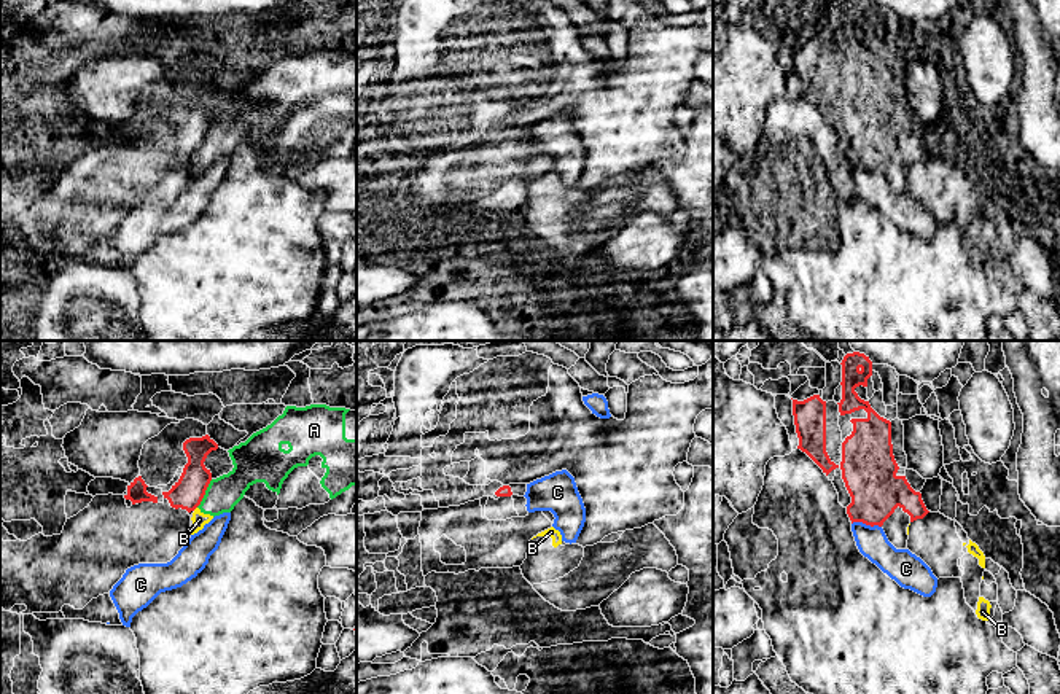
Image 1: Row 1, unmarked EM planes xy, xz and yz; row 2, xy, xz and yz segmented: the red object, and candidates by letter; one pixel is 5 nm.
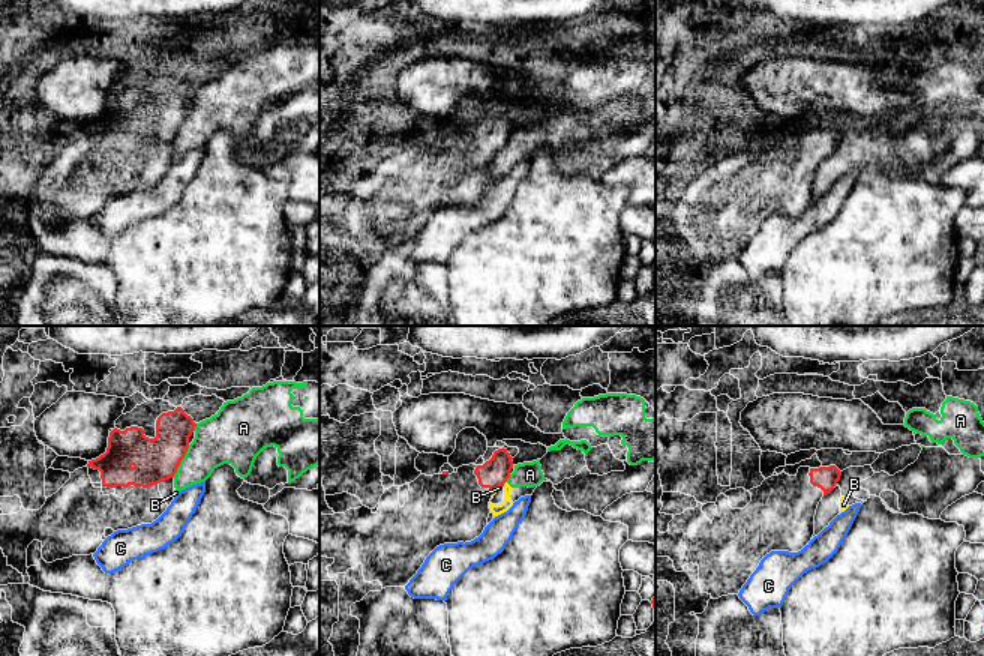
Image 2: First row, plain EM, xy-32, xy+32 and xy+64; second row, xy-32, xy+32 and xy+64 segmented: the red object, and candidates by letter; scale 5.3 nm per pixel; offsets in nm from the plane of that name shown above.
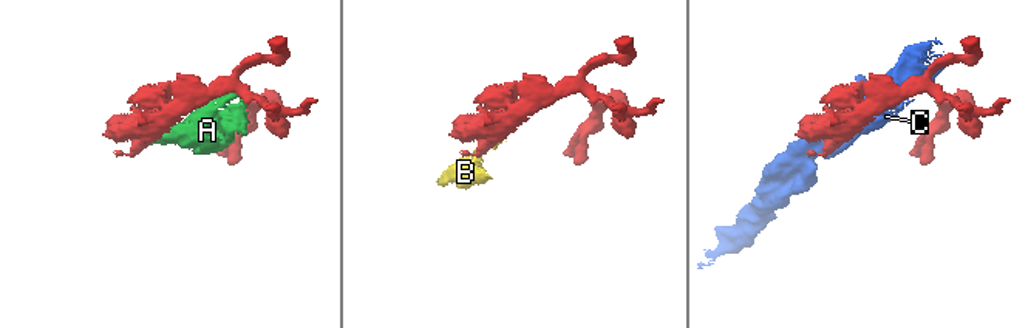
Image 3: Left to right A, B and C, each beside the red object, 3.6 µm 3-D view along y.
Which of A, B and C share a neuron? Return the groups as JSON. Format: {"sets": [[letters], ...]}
{"sets": [["A", "B"], ["C"]]}

